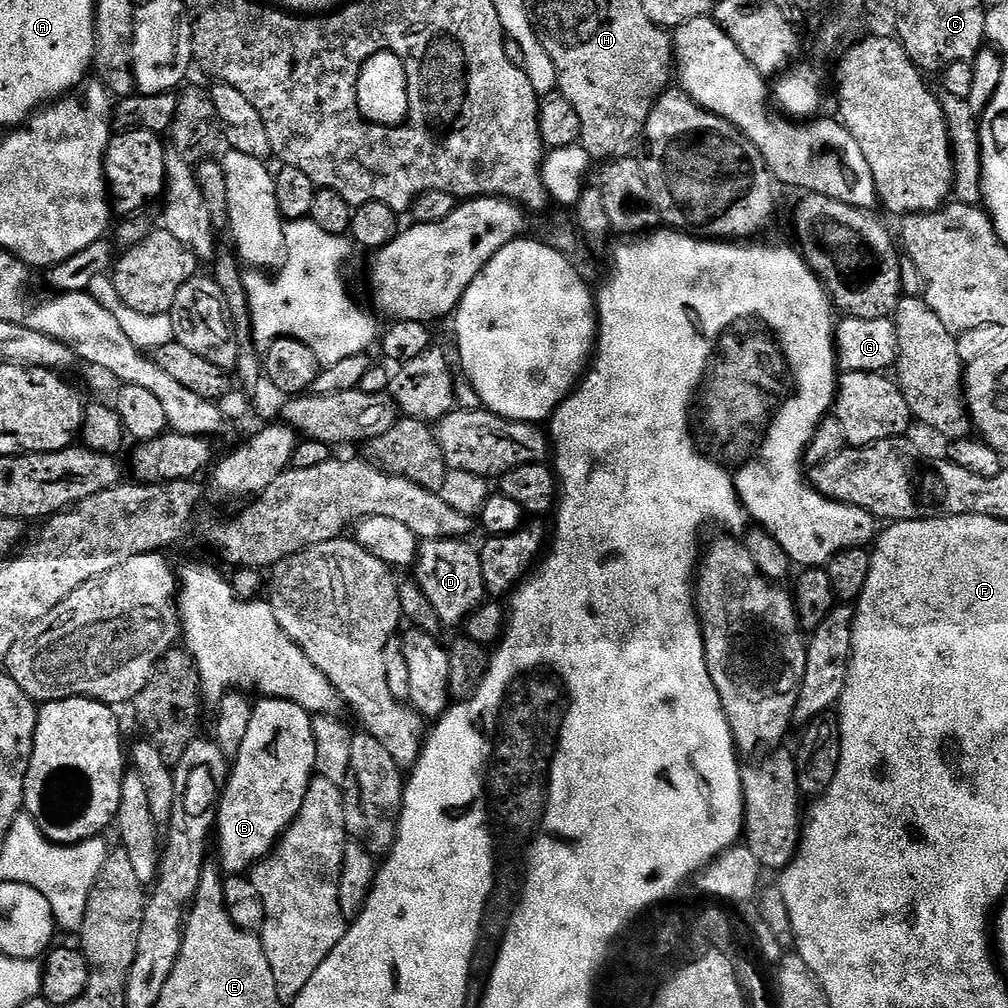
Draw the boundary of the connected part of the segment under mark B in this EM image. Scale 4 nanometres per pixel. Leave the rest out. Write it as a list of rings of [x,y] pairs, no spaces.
[[[257,699],[252,709],[250,727],[242,742],[242,750],[238,750],[231,765],[228,783],[224,785],[216,813],[214,836],[215,839],[220,839],[218,864],[228,876],[247,873],[271,856],[272,849],[279,844],[286,829],[302,810],[302,802],[315,771],[314,730],[312,716],[308,711],[289,700]]]

